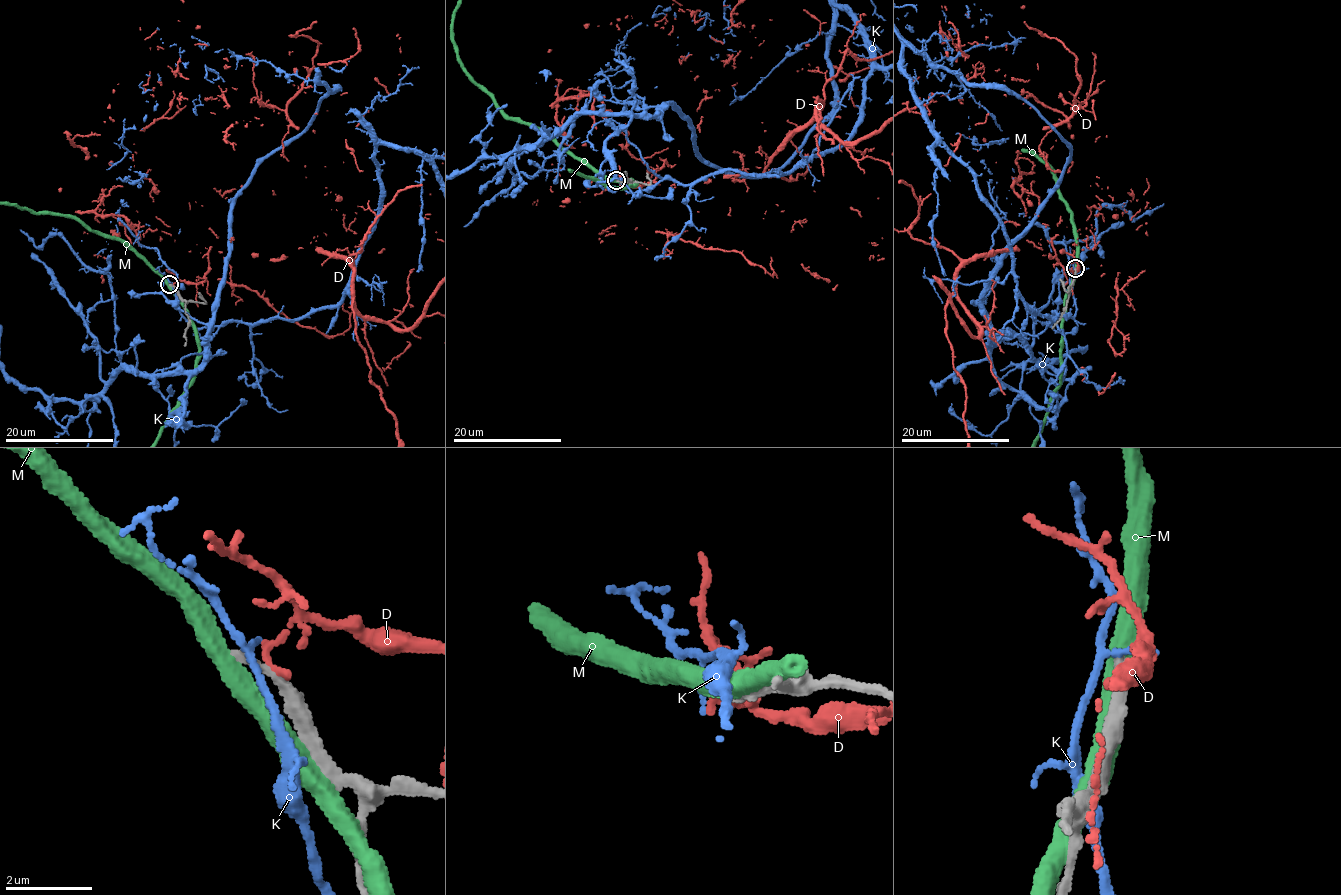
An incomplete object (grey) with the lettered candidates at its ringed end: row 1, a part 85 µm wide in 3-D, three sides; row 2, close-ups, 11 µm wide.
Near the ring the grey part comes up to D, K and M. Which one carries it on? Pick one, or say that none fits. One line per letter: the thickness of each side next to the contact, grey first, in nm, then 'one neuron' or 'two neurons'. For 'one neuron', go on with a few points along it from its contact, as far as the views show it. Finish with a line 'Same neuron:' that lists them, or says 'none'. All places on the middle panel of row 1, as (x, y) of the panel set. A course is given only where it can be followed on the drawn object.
D: calibres 360 and 170 nm; two neurons
K: calibres 220 and 150 nm; two neurons
M: calibres 220 and 440 nm; two neurons
Same neuron: none

